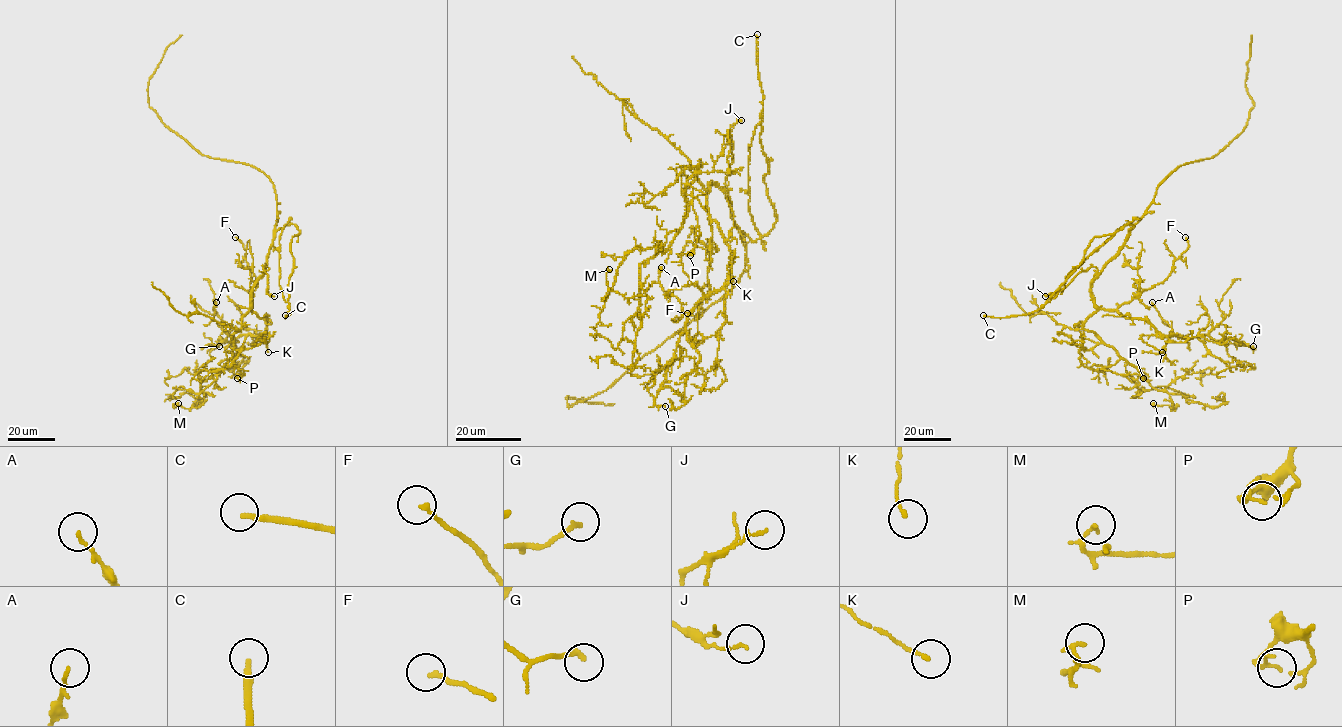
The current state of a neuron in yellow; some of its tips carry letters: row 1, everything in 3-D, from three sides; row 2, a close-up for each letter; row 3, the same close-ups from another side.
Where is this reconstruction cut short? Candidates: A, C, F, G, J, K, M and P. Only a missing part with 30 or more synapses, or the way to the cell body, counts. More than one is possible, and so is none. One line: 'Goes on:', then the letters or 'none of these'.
Goes on: C

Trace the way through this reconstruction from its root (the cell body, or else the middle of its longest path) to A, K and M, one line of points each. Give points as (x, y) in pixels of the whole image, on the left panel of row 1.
A: (272, 244), (266, 267), (250, 295), (249, 308), (266, 319), (264, 332), (231, 338), (214, 319), (216, 302)
K: (272, 244), (266, 267), (250, 295), (249, 308), (266, 319), (264, 335), (269, 338), (268, 352)
M: (272, 244), (242, 328), (232, 336), (231, 357), (201, 383), (201, 405), (186, 409), (178, 403)

